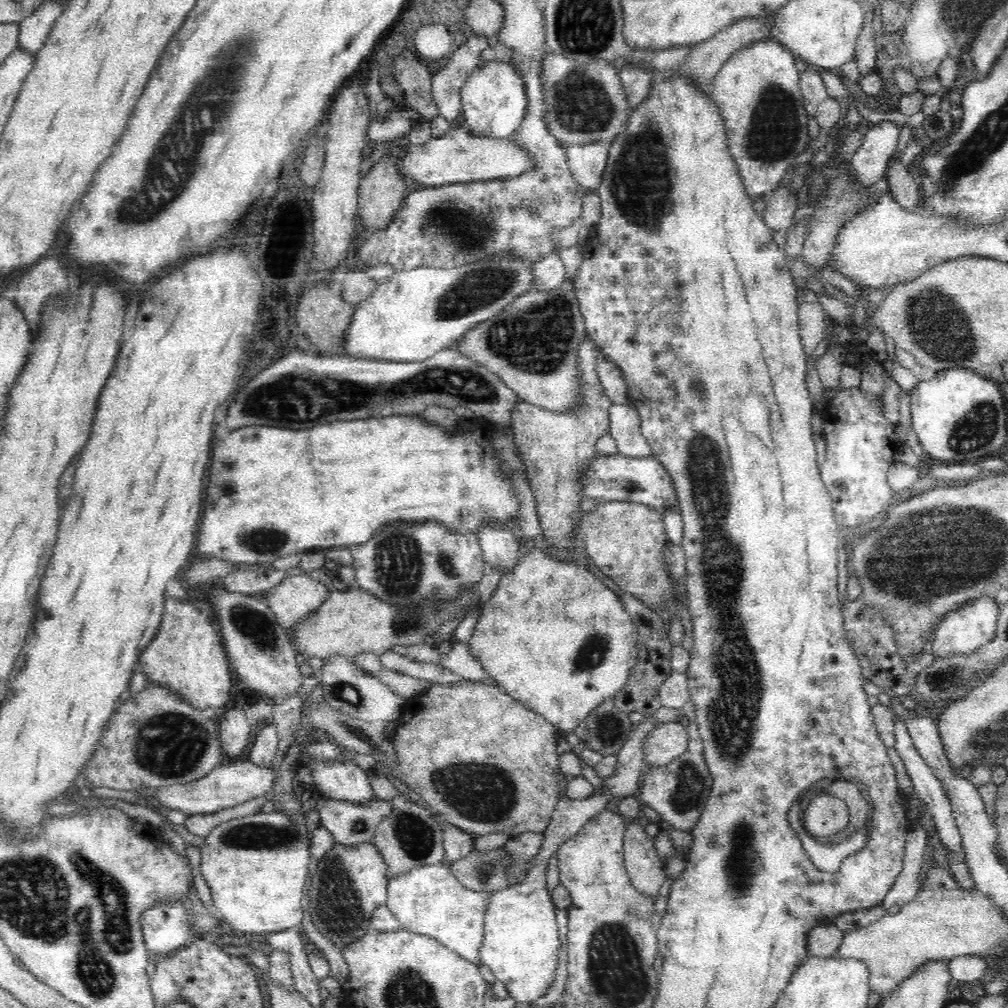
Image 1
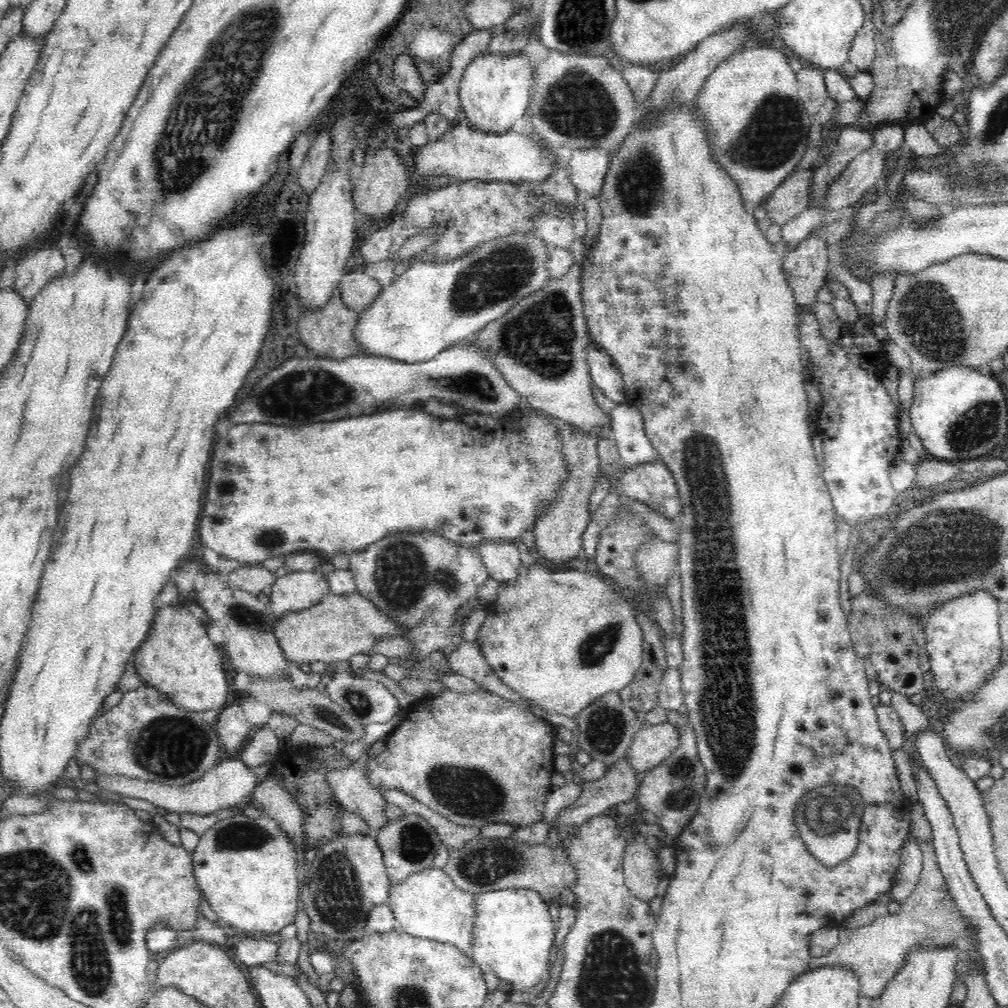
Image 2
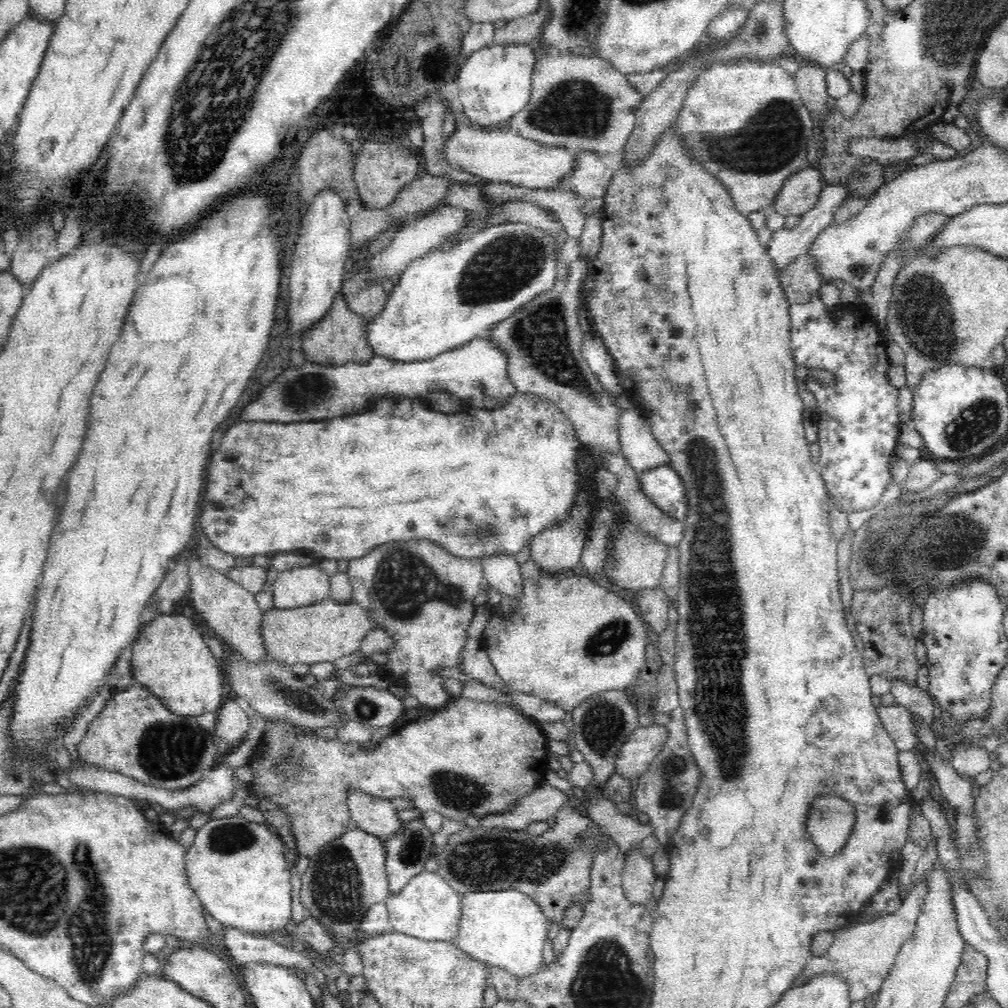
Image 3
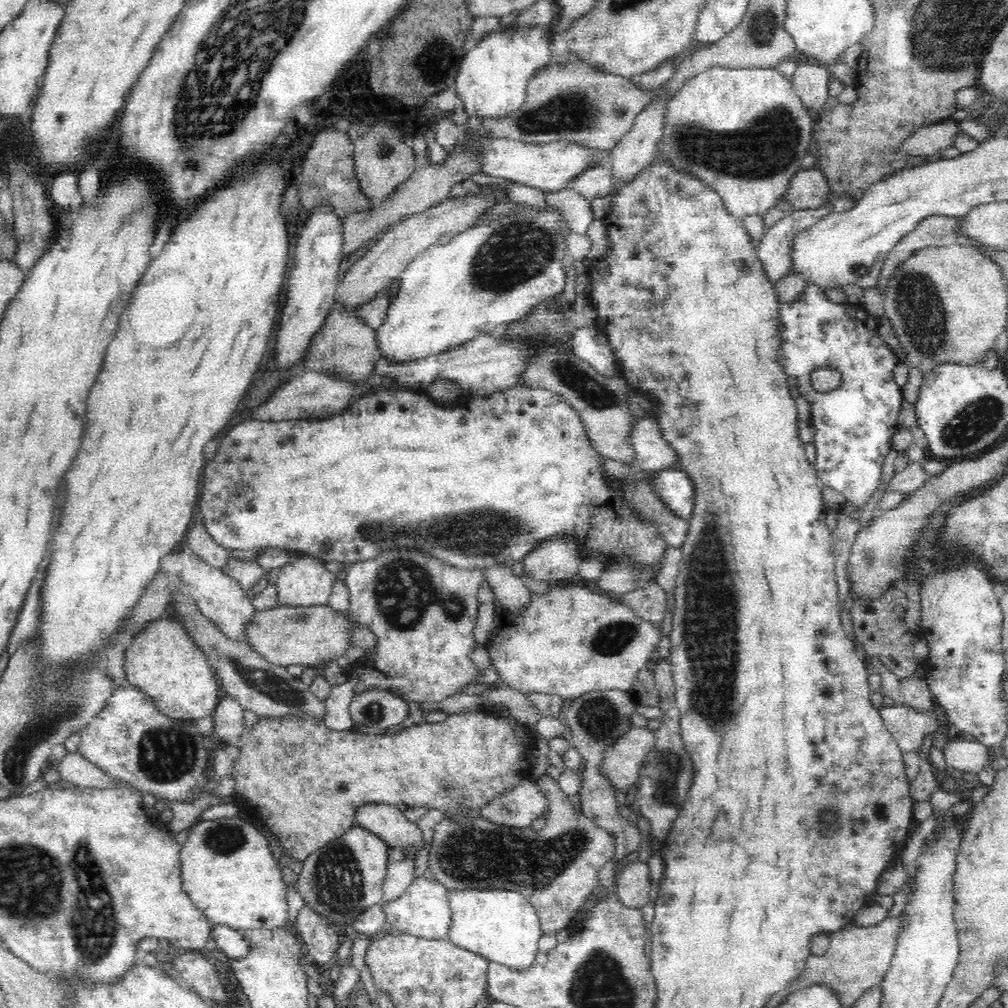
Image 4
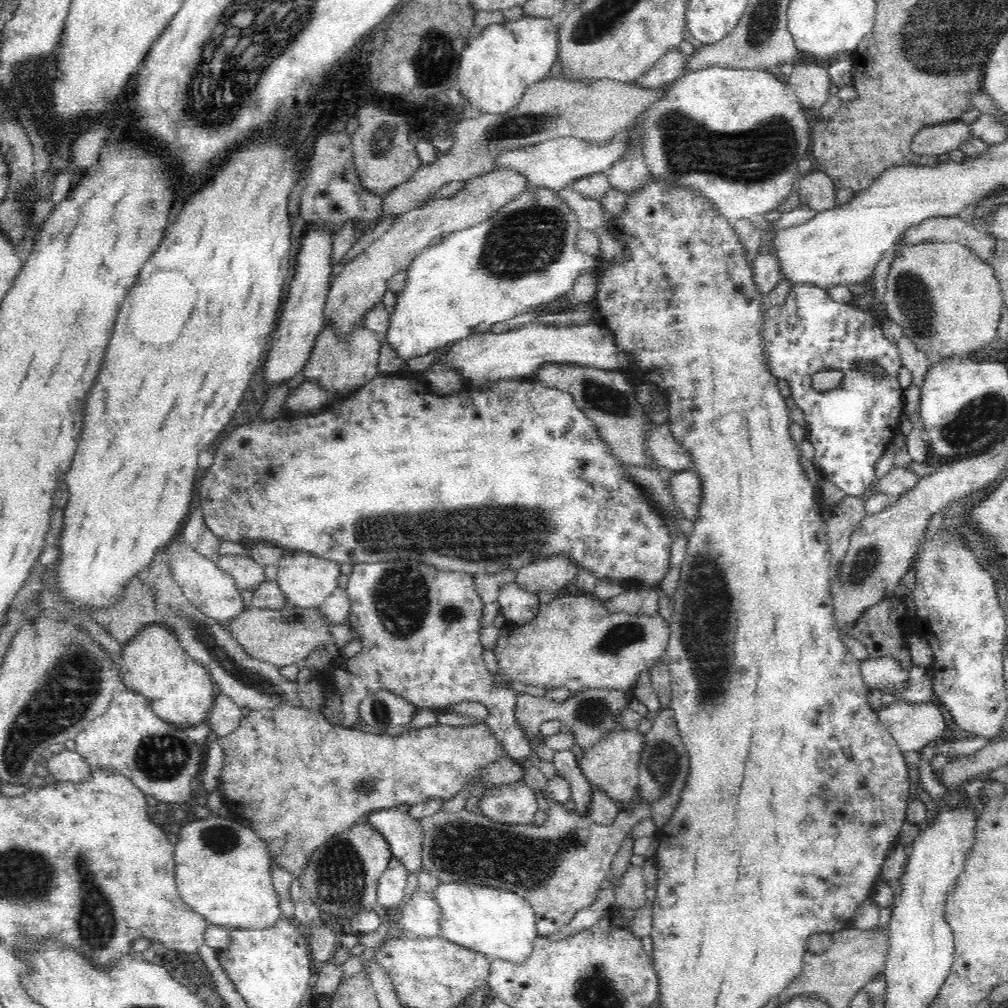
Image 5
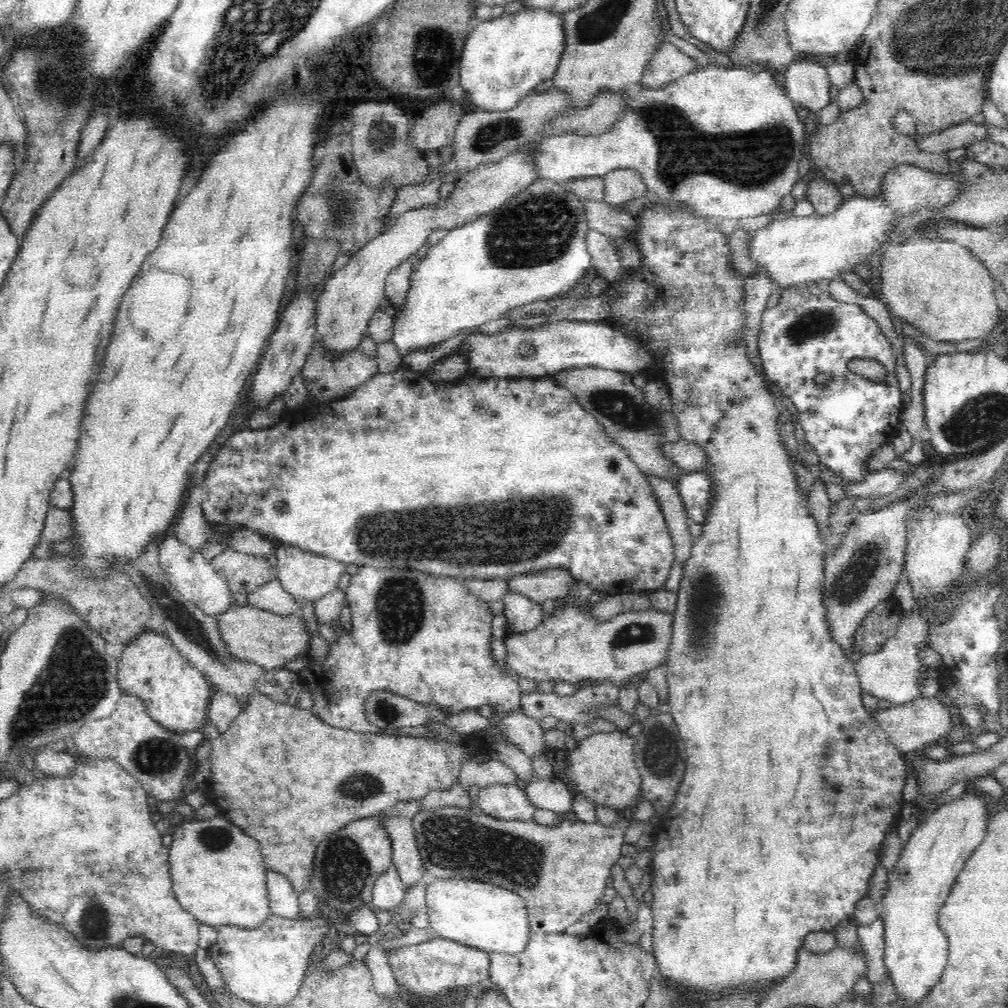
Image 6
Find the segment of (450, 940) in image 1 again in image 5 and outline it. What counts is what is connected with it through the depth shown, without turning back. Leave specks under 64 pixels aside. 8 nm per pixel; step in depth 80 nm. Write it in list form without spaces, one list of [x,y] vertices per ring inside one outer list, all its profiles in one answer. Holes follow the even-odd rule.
[[[417,888],[402,910],[394,917],[394,924],[401,927],[404,933],[414,933],[417,937],[435,937],[439,935],[437,916],[439,908],[431,897],[431,891],[420,891]]]

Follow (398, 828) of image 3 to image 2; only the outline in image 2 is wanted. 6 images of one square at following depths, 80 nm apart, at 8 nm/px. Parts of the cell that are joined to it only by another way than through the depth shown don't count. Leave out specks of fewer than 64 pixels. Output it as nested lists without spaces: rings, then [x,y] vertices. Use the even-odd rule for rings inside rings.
[[[360,757],[352,768],[336,770],[328,774],[328,779],[345,810],[355,814],[372,833],[376,833],[390,824],[391,818],[386,813],[389,802],[381,792],[367,784],[364,765]]]

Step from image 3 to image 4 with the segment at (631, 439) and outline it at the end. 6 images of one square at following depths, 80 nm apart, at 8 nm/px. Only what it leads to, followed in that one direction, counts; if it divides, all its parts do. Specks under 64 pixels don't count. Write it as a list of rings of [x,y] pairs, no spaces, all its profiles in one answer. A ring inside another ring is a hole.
[[[657,418],[636,420],[636,430],[632,434],[636,449],[636,463],[646,471],[660,471],[680,466],[680,455],[676,455],[670,441],[660,431]]]

